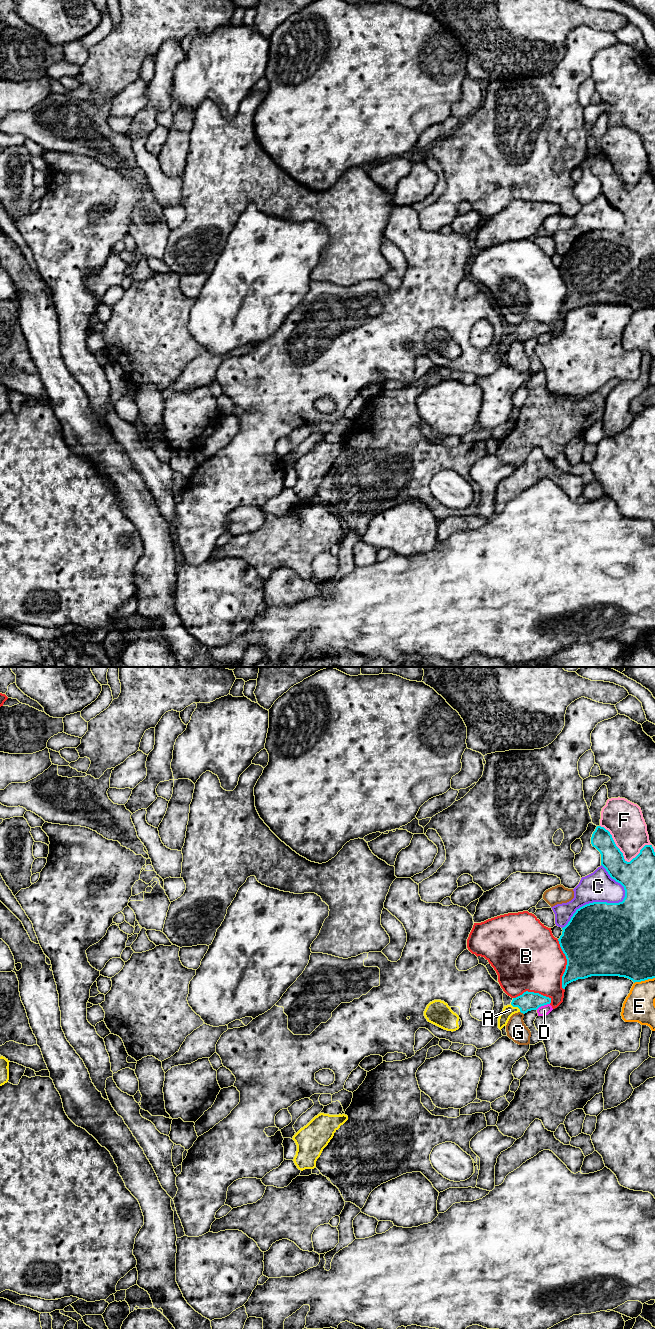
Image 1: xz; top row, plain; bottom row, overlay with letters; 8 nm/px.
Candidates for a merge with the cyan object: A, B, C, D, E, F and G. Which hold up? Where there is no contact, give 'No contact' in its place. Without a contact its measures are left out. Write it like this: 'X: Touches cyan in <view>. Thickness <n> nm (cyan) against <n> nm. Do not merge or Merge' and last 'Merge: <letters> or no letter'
A: Touches cyan in xz. Thickness 150 nm (cyan) against 90 nm. Merge
B: Touches cyan in xz. Thickness 460 nm (cyan) against 460 nm. Do not merge
C: Touches cyan in xz. Thickness 500 nm (cyan) against 240 nm. Do not merge
D: Touches cyan in xz. Thickness 150 nm (cyan) against 80 nm. Do not merge
E: Touches cyan in xz. Thickness 400 nm (cyan) against 260 nm. Do not merge
F: Touches cyan in xz. Thickness 280 nm (cyan) against 280 nm. Do not merge
G: Touches cyan in xz. Thickness 150 nm (cyan) against 160 nm. Do not merge
Merge: A

